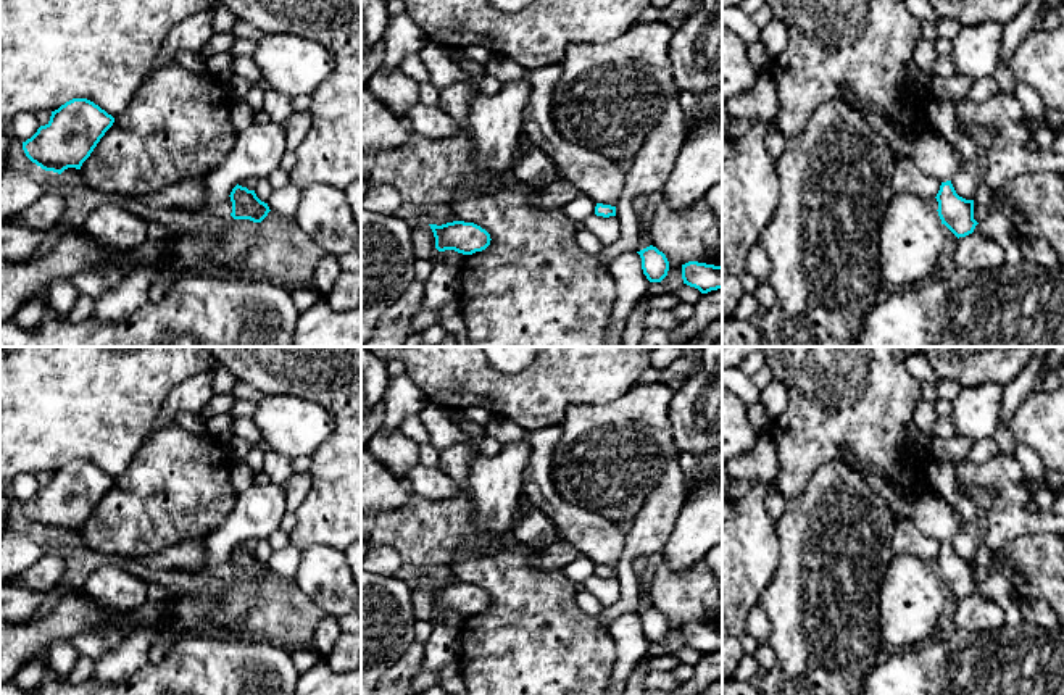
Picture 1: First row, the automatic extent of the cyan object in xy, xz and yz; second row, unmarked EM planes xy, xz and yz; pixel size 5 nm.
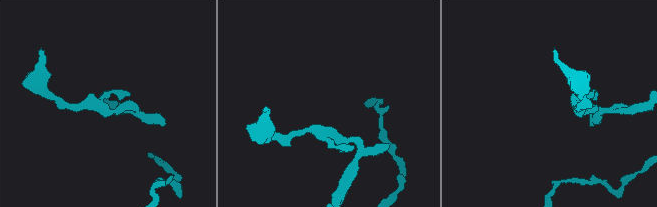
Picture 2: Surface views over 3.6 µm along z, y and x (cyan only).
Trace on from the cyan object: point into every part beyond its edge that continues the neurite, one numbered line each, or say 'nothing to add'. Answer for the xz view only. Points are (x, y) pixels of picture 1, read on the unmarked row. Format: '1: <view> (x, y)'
nothing to add

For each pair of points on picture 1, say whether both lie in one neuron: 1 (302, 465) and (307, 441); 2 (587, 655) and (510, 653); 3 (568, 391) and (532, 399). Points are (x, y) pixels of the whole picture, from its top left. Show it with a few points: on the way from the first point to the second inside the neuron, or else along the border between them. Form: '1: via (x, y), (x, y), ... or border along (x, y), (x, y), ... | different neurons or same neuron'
1: border along (310, 455), (300, 455), (292, 460) | different neurons
2: via (568, 655), (529, 655) | same neuron
3: via (560, 391), (544, 391), (540, 394) | same neuron

